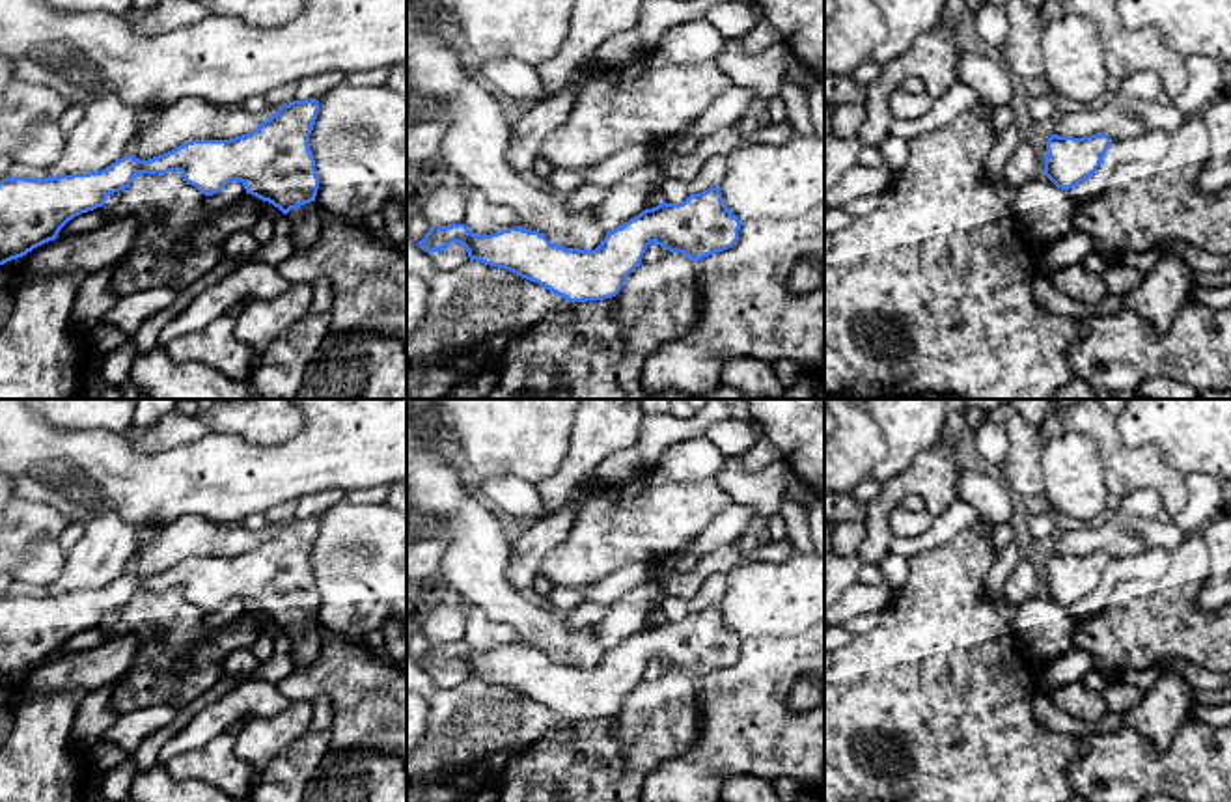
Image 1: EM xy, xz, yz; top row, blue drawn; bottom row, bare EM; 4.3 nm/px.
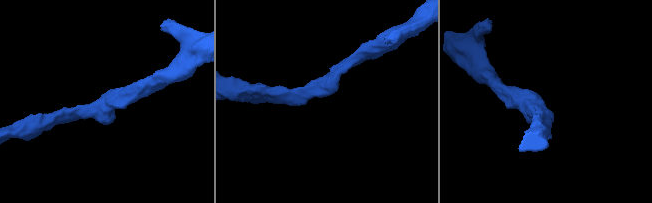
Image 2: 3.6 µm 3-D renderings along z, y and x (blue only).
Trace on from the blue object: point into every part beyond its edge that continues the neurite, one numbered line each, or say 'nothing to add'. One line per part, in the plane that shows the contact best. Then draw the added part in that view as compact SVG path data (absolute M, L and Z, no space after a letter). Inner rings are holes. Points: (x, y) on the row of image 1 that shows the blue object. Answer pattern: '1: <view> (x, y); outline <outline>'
1: xy (306, 221); outline M315 201L291 209L287 218L291 222L295 248L311 246L326 222L326 216Z

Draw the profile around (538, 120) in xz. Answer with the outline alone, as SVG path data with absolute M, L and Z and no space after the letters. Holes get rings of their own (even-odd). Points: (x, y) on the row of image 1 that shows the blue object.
M567 82L550 99L517 110L507 160L519 173L533 170L545 138L569 119L578 90L576 82Z

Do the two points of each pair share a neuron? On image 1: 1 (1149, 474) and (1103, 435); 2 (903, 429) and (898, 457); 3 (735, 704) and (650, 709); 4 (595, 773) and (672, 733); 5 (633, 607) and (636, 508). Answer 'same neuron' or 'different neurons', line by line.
1: same neuron
2: same neuron
3: different neurons
4: same neuron
5: different neurons

